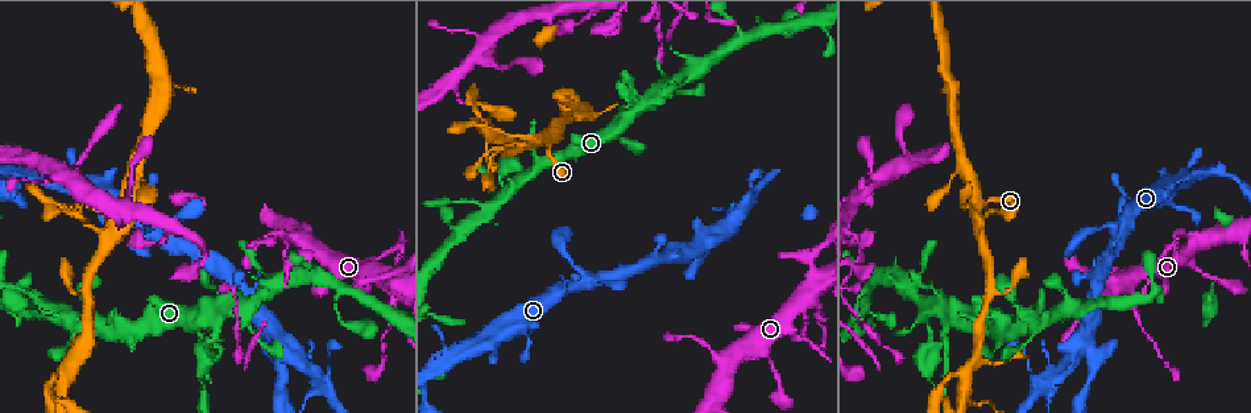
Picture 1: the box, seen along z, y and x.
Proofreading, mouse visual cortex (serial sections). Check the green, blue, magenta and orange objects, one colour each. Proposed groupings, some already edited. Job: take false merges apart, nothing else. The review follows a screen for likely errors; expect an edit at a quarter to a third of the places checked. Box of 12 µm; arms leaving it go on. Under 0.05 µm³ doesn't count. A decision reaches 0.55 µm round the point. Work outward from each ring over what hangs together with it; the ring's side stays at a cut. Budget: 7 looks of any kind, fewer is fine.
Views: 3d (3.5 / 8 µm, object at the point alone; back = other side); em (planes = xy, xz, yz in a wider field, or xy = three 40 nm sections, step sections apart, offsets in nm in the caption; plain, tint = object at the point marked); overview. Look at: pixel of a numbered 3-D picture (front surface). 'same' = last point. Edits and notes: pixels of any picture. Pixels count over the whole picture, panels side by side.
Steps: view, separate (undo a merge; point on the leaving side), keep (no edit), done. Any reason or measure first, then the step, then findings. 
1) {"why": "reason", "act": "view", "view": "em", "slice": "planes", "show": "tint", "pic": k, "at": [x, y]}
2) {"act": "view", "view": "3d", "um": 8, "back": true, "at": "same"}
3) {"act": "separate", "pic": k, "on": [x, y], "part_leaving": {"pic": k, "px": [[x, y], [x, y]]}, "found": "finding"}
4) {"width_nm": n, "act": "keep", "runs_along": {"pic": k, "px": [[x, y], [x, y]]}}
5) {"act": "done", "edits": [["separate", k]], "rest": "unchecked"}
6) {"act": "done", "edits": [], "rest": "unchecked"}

{"why": "abrupt turn", "act": "view", "view": "3d", "um": 3.5, "pic": 1, "at": [390, 294]}

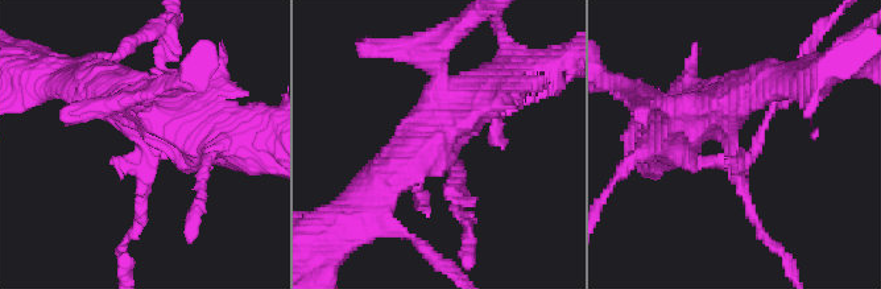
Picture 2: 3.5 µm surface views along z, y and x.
{"why": "need the tissue", "act": "view", "view": "em", "slice": "xy", "step": 1, "show": "tint", "pic": 2, "at": [733, 151]}

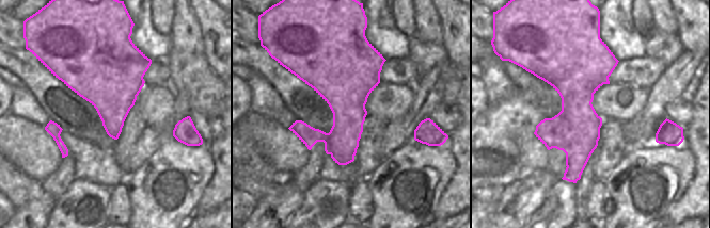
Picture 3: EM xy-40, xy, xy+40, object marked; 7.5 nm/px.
{"act": "separate", "pic": 2, "on": [462, 177], "border": {"pic": 3, "px": [[555, 115], [569, 124], [566, 165]]}, "found": "two cells meet here"}

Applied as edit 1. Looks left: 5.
{"why": "redraw", "act": "view", "view": "overview"}

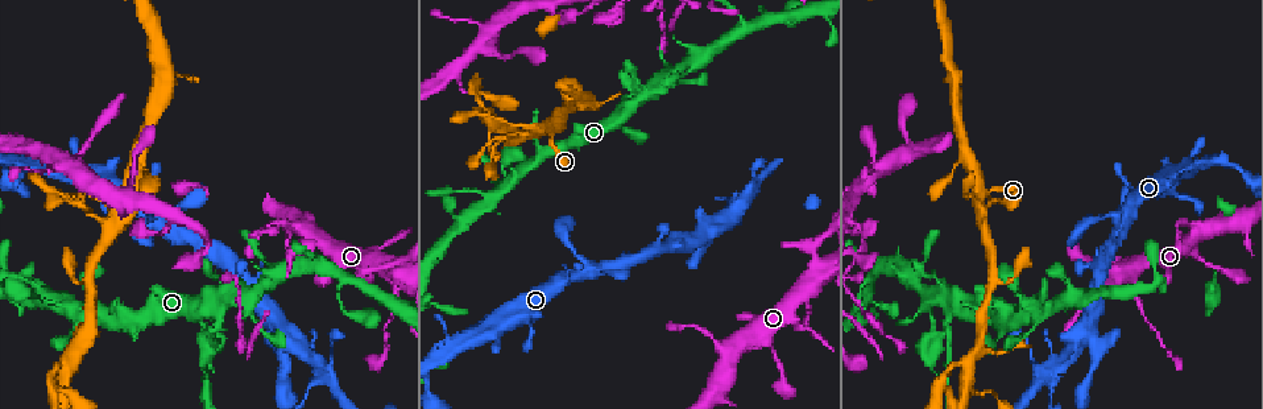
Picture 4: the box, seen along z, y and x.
{"why": "sudden change in width", "act": "view", "view": "3d", "um": 3.5, "pic": 4, "at": [630, 96]}

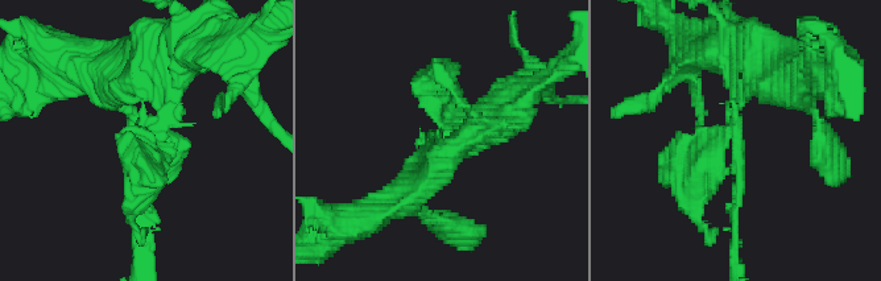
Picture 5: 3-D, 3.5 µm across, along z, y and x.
{"act": "separate", "pic": 5, "on": [736, 149], "part_leaving": {"pic": 5, "px": [[731, 116], [693, 185], [703, 226]]}, "found": "two cells meet here"}

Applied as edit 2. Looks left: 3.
{"why": "two arms in line, one across", "act": "view", "view": "3d", "um": 3.5, "pic": 4, "at": [548, 130]}

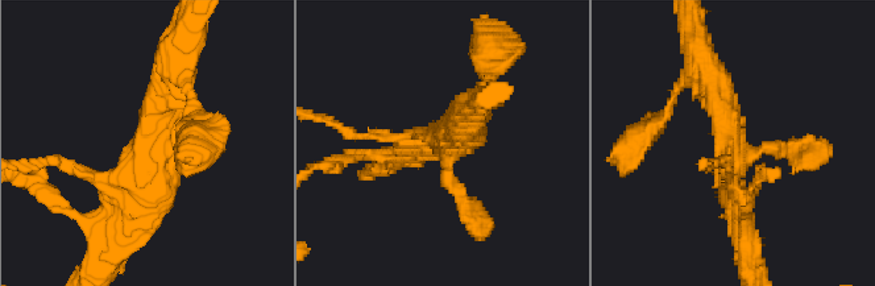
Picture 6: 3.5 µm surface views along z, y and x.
{"why": "shape alone is not enough", "act": "view", "view": "em", "slice": "xy", "step": 3, "show": "tint", "pic": 6, "at": [148, 166]}

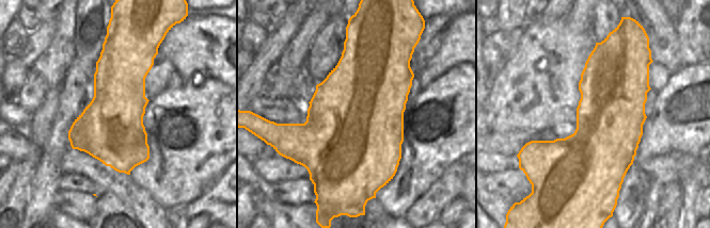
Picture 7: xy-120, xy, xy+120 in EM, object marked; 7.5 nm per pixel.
{"width_nm": 750, "act": "keep", "runs_along": {"pic": 6, "px": [[178, 152], [153, 148], [117, 244]]}, "found": "one cell here"}

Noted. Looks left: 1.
{"act": "done", "edits": [["separate", 2], ["separate", 5]], "rest": "unchecked"}

